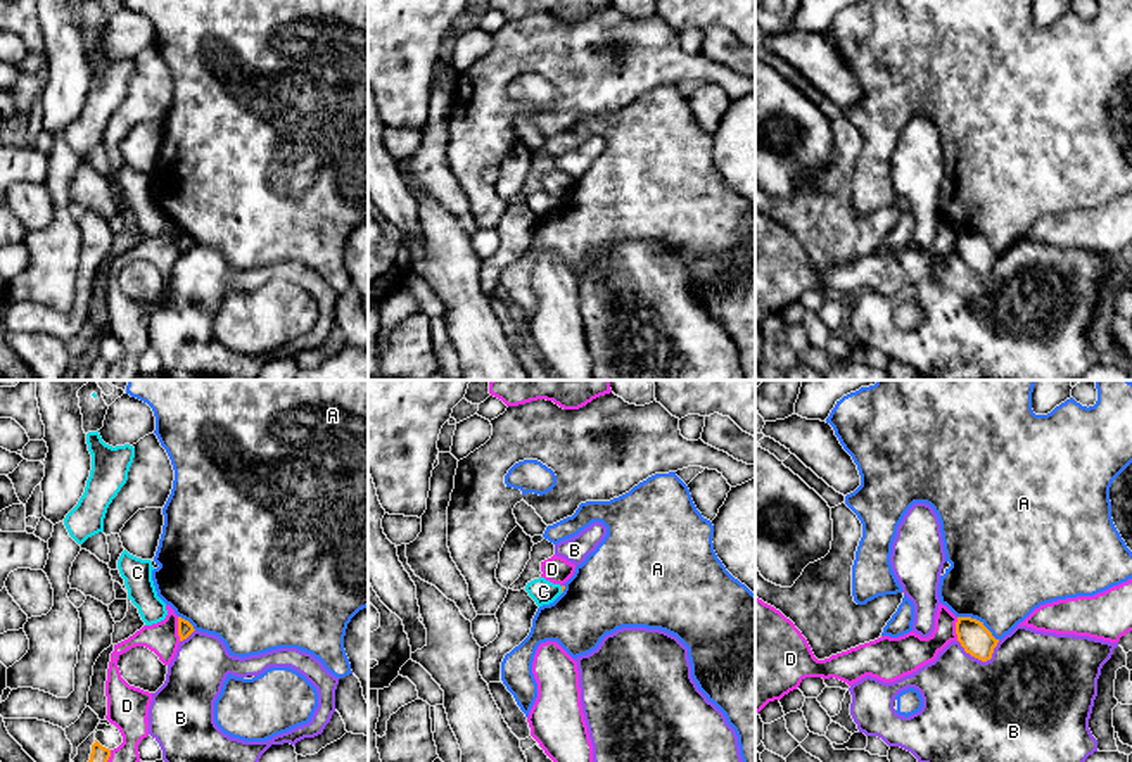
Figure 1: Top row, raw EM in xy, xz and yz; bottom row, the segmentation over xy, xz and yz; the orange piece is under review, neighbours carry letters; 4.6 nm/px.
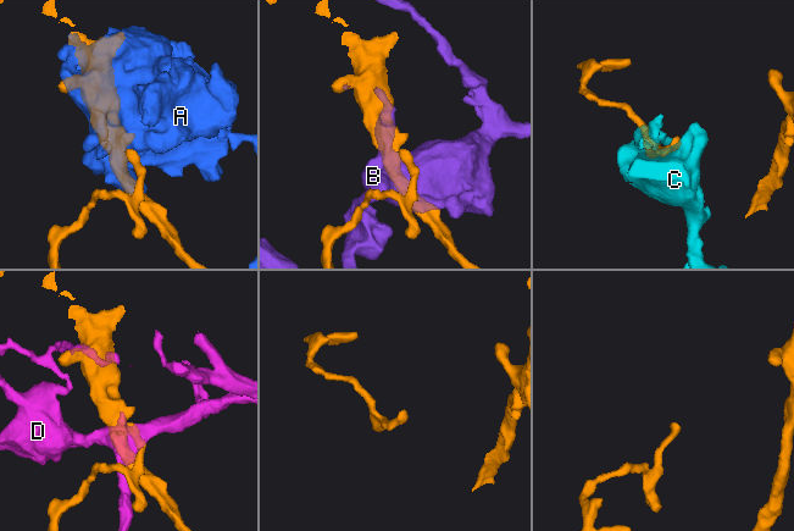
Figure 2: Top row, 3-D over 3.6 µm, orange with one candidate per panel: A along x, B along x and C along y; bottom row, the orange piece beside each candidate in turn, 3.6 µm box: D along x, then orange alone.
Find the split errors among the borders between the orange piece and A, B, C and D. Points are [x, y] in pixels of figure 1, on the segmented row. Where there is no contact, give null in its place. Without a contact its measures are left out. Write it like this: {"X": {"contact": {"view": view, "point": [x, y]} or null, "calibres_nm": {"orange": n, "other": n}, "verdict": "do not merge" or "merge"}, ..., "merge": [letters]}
{"A": {"contact": {"view": "yz", "point": [979, 621]}, "calibres_nm": {"orange": 150, "other": 460}, "verdict": "do not merge"}, "B": {"contact": {"view": "yz", "point": [980, 659]}, "calibres_nm": {"orange": 150, "other": 480}, "verdict": "do not merge"}, "C": {"contact": {"view": "xz", "point": [562, 590]}, "calibres_nm": {"orange": 20, "other": 120}, "verdict": "do not merge"}, "D": {"contact": {"view": "xy", "point": [178, 629]}, "calibres_nm": {"orange": 70, "other": 150}, "verdict": "do not merge"}, "merge": []}

